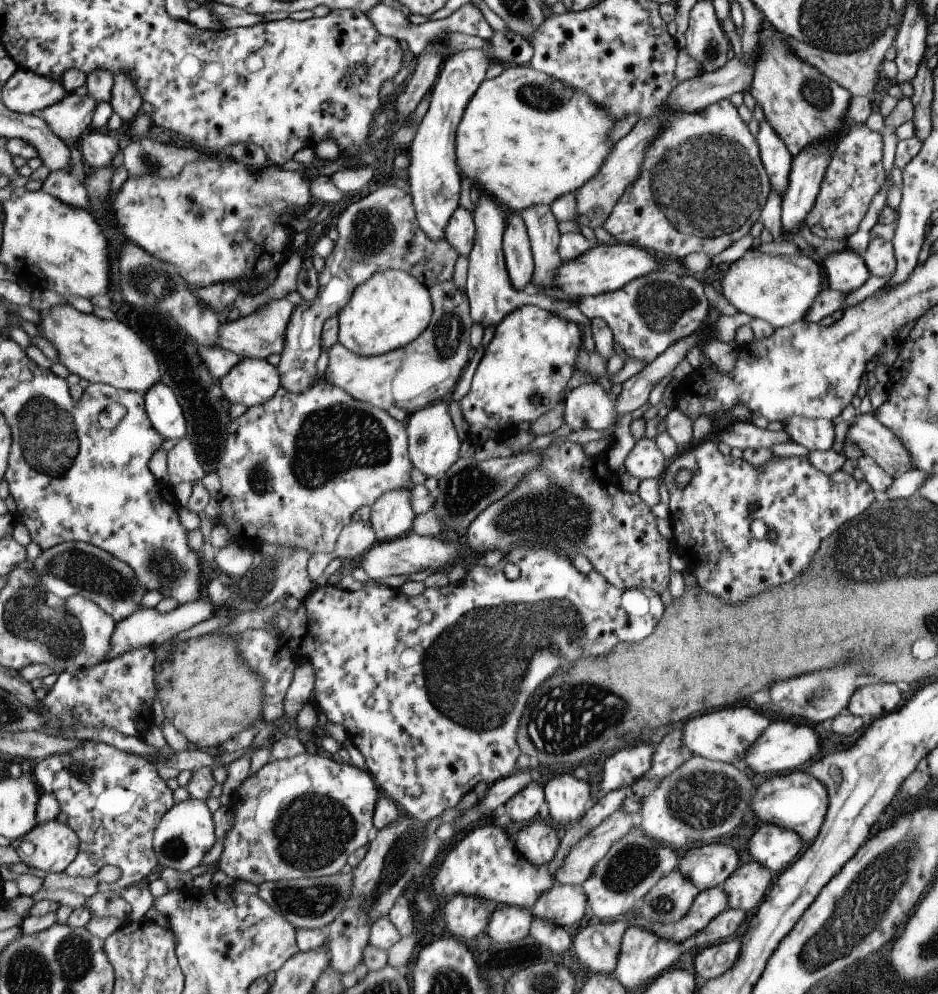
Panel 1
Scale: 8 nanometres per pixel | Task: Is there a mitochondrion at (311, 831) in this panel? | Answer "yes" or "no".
yes

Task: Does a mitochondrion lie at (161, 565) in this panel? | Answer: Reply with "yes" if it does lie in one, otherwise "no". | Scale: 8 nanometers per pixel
yes

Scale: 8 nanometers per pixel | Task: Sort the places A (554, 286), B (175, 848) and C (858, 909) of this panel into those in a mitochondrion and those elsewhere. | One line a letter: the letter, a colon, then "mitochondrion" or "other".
A: other
B: mitochondrion
C: mitochondrion

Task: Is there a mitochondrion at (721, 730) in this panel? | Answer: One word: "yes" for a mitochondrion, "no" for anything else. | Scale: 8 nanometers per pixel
no

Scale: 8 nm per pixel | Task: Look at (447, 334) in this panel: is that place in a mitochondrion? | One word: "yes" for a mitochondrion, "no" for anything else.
yes

